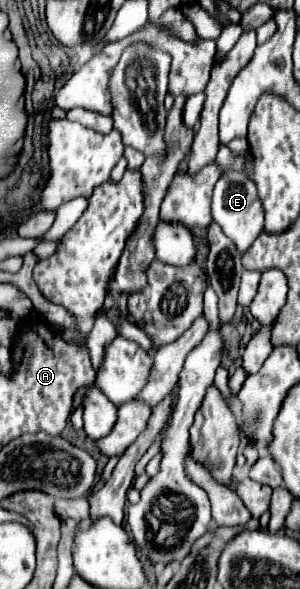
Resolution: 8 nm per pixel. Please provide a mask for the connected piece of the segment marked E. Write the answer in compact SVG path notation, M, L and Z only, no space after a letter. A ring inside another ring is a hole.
M228 171L224 177L220 177L212 195L212 219L234 241L240 253L246 251L252 245L254 237L258 237L258 233L264 229L264 207L258 197L256 183L238 171Z

